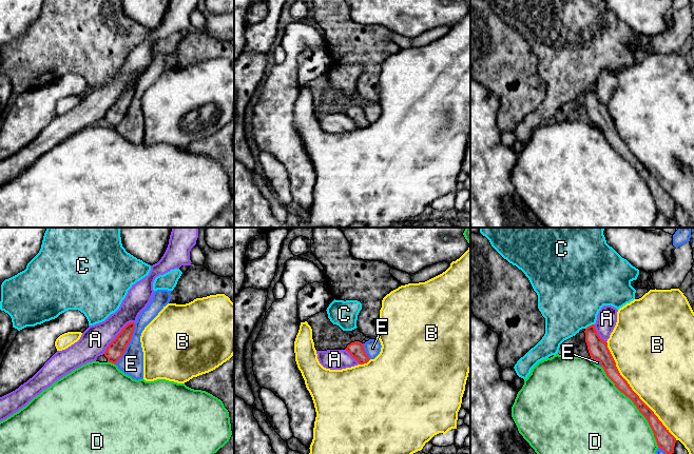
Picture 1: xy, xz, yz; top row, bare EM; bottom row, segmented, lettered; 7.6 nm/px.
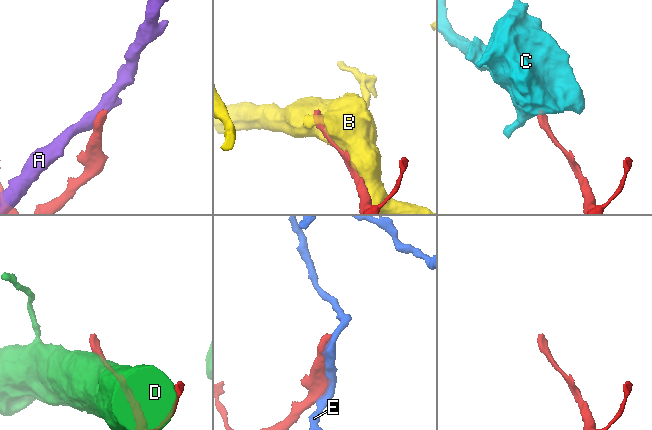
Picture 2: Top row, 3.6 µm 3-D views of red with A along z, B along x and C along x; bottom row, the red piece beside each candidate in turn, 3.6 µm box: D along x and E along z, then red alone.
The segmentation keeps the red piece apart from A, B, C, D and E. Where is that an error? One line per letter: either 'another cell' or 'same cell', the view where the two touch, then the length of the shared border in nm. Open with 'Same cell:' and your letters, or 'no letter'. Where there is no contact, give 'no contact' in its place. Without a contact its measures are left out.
Same cell: C
A: another cell; contact in xy; length 340 nm
B: another cell; contact in yz; length 900 nm
C: same cell; contact in yz; length 80 nm
D: another cell; contact in yz; length 750 nm
E: another cell; contact in xy; length 340 nm

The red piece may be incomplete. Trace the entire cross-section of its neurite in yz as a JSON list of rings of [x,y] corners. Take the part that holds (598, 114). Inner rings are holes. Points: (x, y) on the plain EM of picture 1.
[[[485,0],[491,11],[509,27],[516,29],[528,42],[538,59],[538,73],[545,82],[542,103],[521,121],[514,133],[524,144],[541,124],[558,118],[560,108],[584,93],[585,106],[591,122],[600,126],[615,151],[629,161],[648,184],[658,212],[669,220],[674,217],[676,202],[662,189],[654,176],[632,154],[620,139],[608,112],[598,99],[595,87],[603,70],[619,74],[635,63],[636,54],[631,50],[639,34],[622,22],[606,7],[604,0]]]

